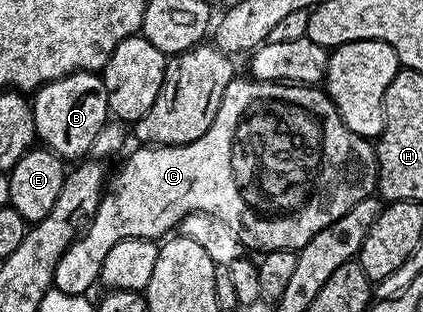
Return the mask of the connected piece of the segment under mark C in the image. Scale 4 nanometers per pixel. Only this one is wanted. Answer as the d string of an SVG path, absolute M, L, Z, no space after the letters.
M242 76L232 78L229 86L225 88L225 96L221 100L221 108L217 108L217 116L213 116L213 124L209 128L209 132L205 132L205 136L201 136L201 140L193 140L193 144L185 144L184 146L149 146L143 144L138 148L140 150L133 151L124 160L123 167L119 170L119 175L116 178L114 175L110 179L109 185L104 189L103 198L99 202L97 212L87 223L78 239L72 242L71 246L61 256L61 260L55 269L55 280L53 283L53 286L61 292L86 295L89 291L87 289L99 282L101 264L105 260L105 256L109 256L109 248L113 248L113 244L117 244L122 238L162 239L164 235L178 227L179 221L184 216L191 214L195 210L200 210L225 220L229 224L229 228L233 228L233 232L237 232L241 244L248 251L294 250L298 252L302 246L309 244L309 240L313 240L313 236L317 236L317 232L321 232L321 228L329 228L329 224L333 224L333 220L345 216L345 212L349 212L349 208L353 208L353 204L372 197L379 176L379 164L375 160L374 145L368 139L357 136L353 132L349 132L349 128L345 128L345 124L333 104L333 100L322 89L306 84L257 82L247 76L244 76L244 78Z

